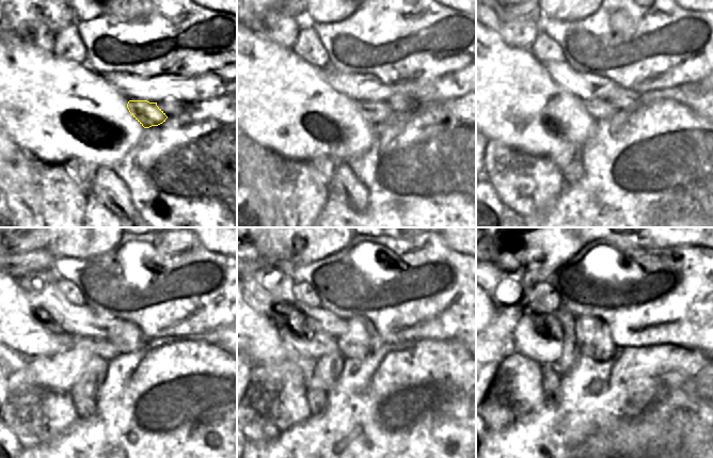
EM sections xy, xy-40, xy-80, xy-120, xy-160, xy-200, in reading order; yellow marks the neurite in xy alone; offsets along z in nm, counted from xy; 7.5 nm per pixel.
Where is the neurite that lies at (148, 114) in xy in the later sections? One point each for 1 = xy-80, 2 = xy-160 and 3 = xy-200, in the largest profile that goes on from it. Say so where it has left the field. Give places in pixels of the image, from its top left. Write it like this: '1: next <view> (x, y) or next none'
1: next xy-80 (599, 109)
2: next xy-160 (304, 335)
3: next xy-200 (537, 336)

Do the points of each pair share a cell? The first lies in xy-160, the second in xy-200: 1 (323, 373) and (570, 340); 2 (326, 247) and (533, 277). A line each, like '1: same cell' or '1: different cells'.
1: same cell
2: same cell

